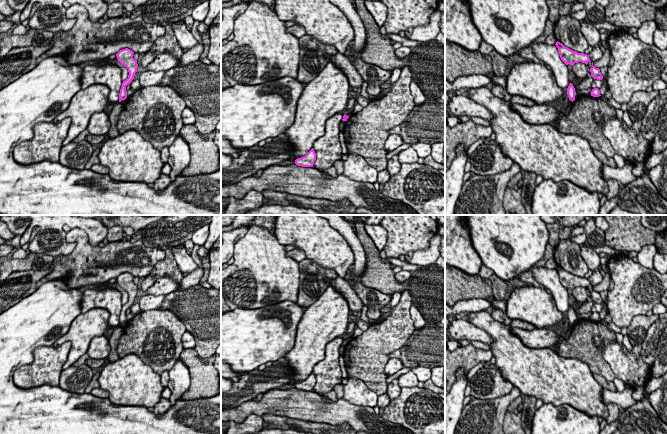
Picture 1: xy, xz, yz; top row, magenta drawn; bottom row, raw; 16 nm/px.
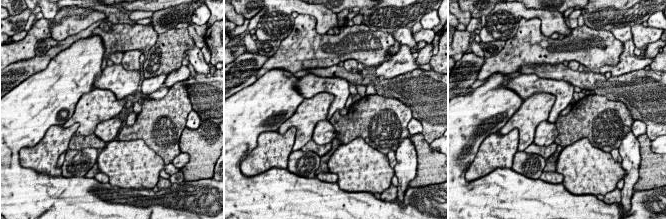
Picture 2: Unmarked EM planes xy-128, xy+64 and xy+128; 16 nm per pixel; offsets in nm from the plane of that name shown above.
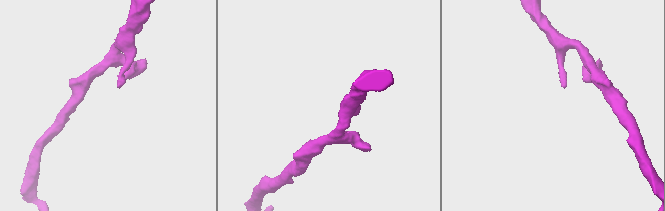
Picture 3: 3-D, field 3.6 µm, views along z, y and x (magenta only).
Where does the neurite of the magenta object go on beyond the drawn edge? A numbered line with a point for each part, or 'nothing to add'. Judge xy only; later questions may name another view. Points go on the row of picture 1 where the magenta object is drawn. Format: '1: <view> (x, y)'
nothing to add

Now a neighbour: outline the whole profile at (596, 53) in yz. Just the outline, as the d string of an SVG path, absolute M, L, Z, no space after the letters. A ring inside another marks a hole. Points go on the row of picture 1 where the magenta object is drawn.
M597 45L588 55L589 55L590 60L592 62L595 62L602 57L603 53L602 53L602 50L600 49L600 46Z

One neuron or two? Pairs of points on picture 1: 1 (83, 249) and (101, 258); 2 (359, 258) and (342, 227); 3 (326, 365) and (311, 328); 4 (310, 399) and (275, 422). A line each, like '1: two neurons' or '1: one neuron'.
1: one neuron
2: one neuron
3: two neurons
4: two neurons

